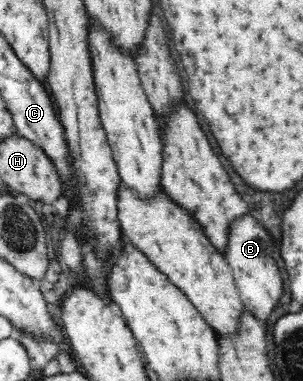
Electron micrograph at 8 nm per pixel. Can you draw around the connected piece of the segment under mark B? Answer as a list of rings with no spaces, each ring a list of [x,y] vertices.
[[[251,213],[238,218],[229,231],[229,243],[224,255],[234,273],[234,282],[238,289],[244,309],[263,324],[273,313],[275,305],[283,295],[283,277],[275,261],[275,245],[269,233],[259,225]]]

